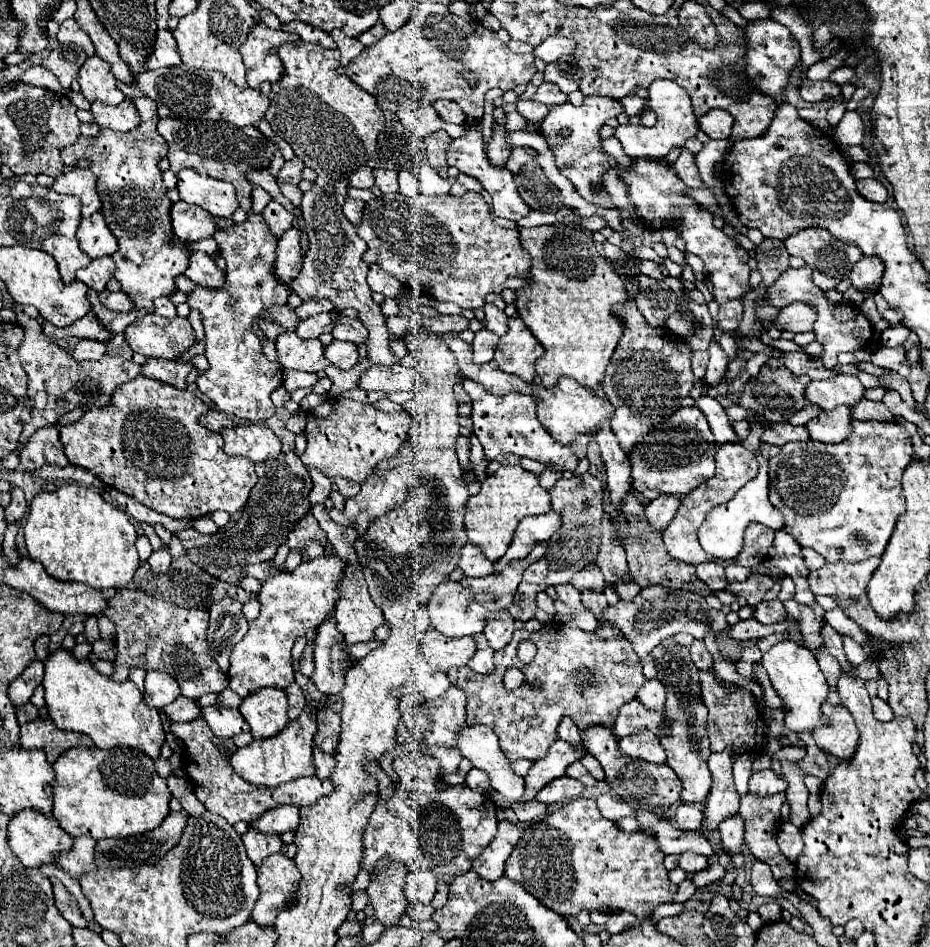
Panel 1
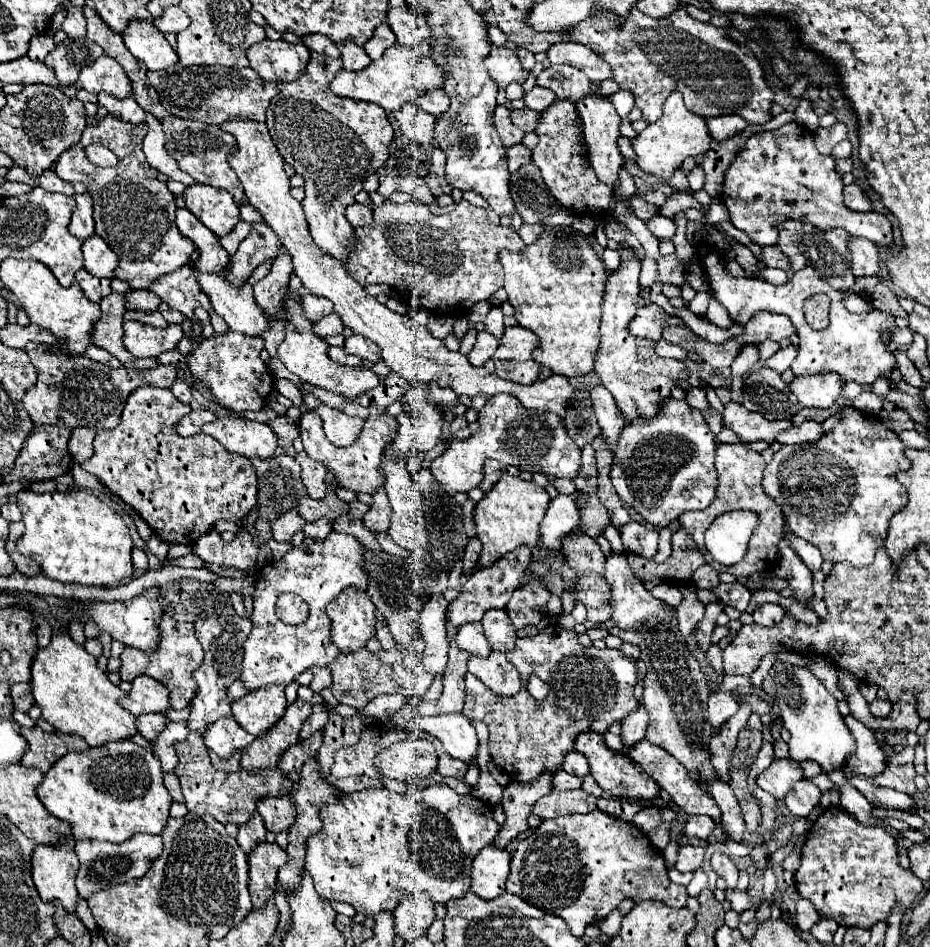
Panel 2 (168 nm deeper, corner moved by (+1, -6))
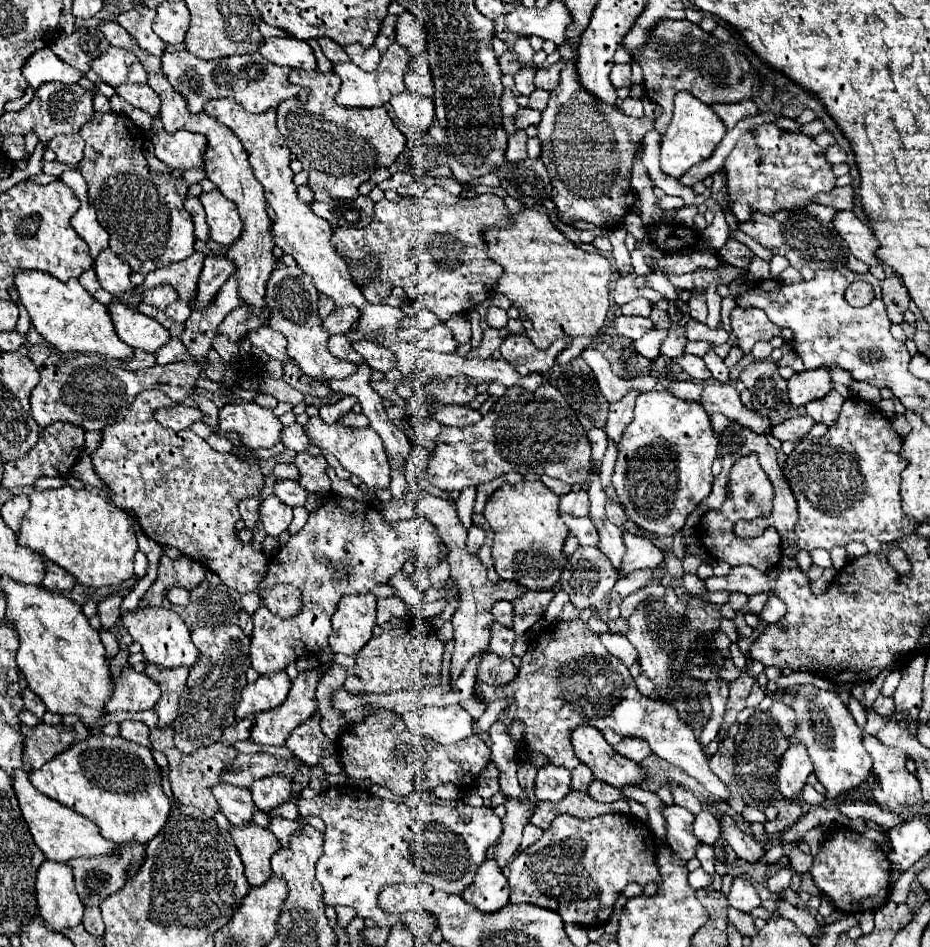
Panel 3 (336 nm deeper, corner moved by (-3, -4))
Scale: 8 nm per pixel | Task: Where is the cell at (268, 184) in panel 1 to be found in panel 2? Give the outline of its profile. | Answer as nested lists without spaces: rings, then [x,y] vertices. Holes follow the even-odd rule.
[[[234,118],[234,120],[228,120],[226,124],[220,124],[220,128],[236,138],[236,150],[228,162],[238,174],[248,202],[262,212],[266,224],[276,232],[280,246],[284,246],[286,252],[292,256],[294,272],[298,274],[302,284],[312,294],[328,298],[334,304],[334,312],[340,316],[346,328],[378,344],[382,358],[392,368],[392,372],[396,372],[408,382],[412,380],[426,382],[426,384],[438,382],[442,388],[452,388],[458,396],[468,396],[468,398],[474,398],[480,392],[488,396],[496,392],[508,392],[508,394],[514,394],[522,402],[522,406],[528,410],[558,412],[558,416],[562,418],[566,416],[566,404],[570,402],[570,396],[574,394],[574,386],[568,382],[568,378],[560,374],[552,374],[528,386],[502,380],[496,374],[490,374],[486,368],[470,366],[466,356],[462,356],[460,352],[450,352],[442,340],[434,338],[424,326],[418,326],[410,316],[396,314],[388,306],[376,302],[376,298],[368,296],[354,278],[346,276],[346,270],[342,268],[340,260],[332,258],[328,252],[324,252],[320,246],[314,244],[308,232],[306,218],[302,216],[300,202],[288,194],[290,178],[284,172],[284,160],[276,144],[270,140],[266,124]]]

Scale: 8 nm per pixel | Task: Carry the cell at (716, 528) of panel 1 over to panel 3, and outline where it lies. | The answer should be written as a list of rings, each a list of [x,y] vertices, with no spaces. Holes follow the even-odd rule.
[[[822,548],[812,550],[810,556],[812,556],[812,562],[814,562],[816,566],[820,566],[820,568],[828,568],[828,566],[832,566],[832,562],[830,562],[830,554],[828,554],[826,550],[822,550]]]

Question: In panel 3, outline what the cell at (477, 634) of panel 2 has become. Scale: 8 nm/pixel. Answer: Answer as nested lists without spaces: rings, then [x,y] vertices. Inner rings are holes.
[[[492,624],[490,628],[490,650],[500,656],[500,658],[510,658],[512,656],[512,644],[516,640],[516,634],[514,630],[510,628],[504,628],[502,624]]]

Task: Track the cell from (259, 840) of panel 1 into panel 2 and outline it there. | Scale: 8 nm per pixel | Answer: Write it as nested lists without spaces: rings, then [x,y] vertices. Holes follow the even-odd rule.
[[[254,812],[252,818],[246,824],[240,824],[238,826],[236,840],[238,840],[240,848],[248,854],[250,848],[254,848],[254,844],[258,844],[258,842],[264,840],[264,836],[266,836],[264,820],[262,820],[262,816],[258,816],[258,812]]]

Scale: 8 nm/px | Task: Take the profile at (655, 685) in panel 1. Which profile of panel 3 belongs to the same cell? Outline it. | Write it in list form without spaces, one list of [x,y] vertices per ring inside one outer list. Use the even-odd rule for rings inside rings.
[[[624,738],[616,746],[616,752],[626,756],[626,758],[630,758],[630,760],[634,760],[634,762],[642,762],[642,760],[646,760],[652,754],[648,742],[642,740],[642,738]]]

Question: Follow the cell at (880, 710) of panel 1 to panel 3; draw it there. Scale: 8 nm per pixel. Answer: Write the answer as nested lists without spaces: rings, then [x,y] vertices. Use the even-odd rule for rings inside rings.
[[[878,696],[876,702],[874,702],[874,710],[876,710],[880,716],[890,718],[890,716],[894,714],[894,700],[888,698],[888,696]]]

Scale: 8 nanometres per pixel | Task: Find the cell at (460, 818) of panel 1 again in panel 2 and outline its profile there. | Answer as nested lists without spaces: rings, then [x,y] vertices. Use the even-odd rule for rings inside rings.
[[[430,786],[430,788],[420,790],[420,792],[402,792],[402,794],[390,792],[386,788],[368,788],[368,790],[352,792],[352,794],[340,794],[334,804],[324,804],[320,808],[322,830],[318,834],[310,836],[308,842],[306,842],[306,870],[314,878],[314,886],[316,886],[318,894],[322,898],[326,898],[326,900],[338,900],[338,902],[352,904],[356,912],[366,914],[366,916],[374,916],[378,912],[392,912],[398,906],[398,902],[402,900],[402,896],[406,896],[406,894],[410,894],[414,890],[424,890],[432,902],[446,902],[450,898],[462,898],[470,890],[472,860],[476,858],[476,854],[484,846],[490,846],[494,842],[494,838],[498,836],[500,826],[492,818],[492,806],[490,804],[486,804],[482,800],[476,800],[476,798],[470,798],[470,796],[460,796],[460,794],[452,792],[452,790],[442,794],[440,790],[448,790],[448,788],[446,786]]]

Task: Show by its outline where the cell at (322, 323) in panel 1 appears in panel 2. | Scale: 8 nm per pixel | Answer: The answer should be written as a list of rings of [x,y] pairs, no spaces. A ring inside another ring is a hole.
[[[334,312],[314,324],[314,332],[316,332],[318,336],[322,336],[322,338],[334,336],[334,334],[342,334],[342,330],[344,330],[344,328],[342,328],[342,322],[338,320],[338,316],[334,316]]]

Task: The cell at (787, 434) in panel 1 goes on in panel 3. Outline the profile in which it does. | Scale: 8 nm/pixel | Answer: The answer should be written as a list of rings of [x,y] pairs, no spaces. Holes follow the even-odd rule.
[[[730,384],[706,386],[700,404],[704,406],[704,410],[708,410],[708,414],[722,412],[730,420],[734,420],[740,426],[746,426],[750,430],[756,430],[758,434],[768,434],[772,430],[770,418],[766,418],[766,416],[762,416],[754,410],[748,410],[740,402],[740,396],[738,396],[736,388],[730,386]]]

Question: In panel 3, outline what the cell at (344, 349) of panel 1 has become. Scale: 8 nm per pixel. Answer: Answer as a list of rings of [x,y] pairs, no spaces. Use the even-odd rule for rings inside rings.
[[[330,336],[330,340],[328,340],[328,350],[330,350],[336,358],[340,358],[340,360],[350,360],[350,362],[354,362],[354,364],[362,364],[362,362],[364,362],[364,358],[362,358],[358,352],[352,350],[352,344],[348,342],[346,336]]]

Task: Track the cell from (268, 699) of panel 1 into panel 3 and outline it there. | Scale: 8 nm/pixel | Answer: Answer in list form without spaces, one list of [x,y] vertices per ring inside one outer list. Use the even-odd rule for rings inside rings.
[[[286,672],[260,676],[254,684],[242,690],[242,700],[236,706],[236,718],[242,720],[250,714],[266,712],[280,706],[290,692],[290,678]]]

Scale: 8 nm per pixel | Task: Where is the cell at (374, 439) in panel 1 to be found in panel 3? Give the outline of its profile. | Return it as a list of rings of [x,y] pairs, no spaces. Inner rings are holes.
[[[312,416],[308,424],[304,426],[304,432],[310,444],[326,452],[332,452],[340,460],[340,464],[350,474],[358,476],[364,484],[368,484],[370,490],[384,490],[390,486],[390,464],[386,460],[382,440],[378,438],[378,434],[374,434],[374,430],[370,430],[370,426],[368,428],[342,428],[336,424],[326,424],[320,416]]]

